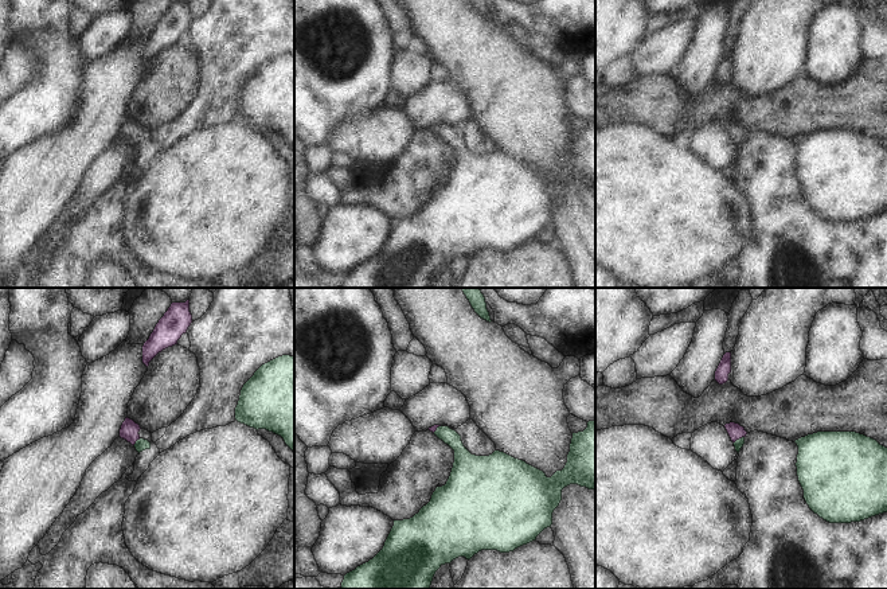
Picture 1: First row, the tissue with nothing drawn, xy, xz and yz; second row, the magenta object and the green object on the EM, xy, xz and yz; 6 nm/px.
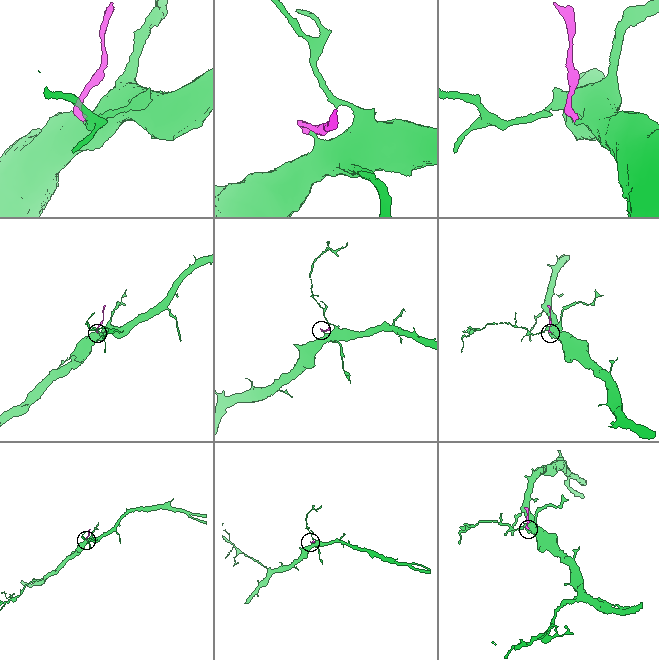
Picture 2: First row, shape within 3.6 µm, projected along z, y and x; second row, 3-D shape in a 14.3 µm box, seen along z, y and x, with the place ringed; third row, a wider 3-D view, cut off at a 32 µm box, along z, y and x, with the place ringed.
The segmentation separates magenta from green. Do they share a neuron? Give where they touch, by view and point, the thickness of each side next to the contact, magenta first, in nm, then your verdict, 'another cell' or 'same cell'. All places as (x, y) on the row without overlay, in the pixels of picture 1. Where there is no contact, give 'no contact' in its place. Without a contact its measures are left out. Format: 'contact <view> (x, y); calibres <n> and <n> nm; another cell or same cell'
contact xy (136, 139); calibres 110 and 70 nm; same cell

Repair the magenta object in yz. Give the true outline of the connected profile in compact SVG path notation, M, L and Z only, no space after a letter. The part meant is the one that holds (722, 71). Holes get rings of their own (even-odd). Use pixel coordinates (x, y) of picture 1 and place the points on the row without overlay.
M726 51L715 70L715 79L723 83L728 79L728 73L731 71L731 51Z

